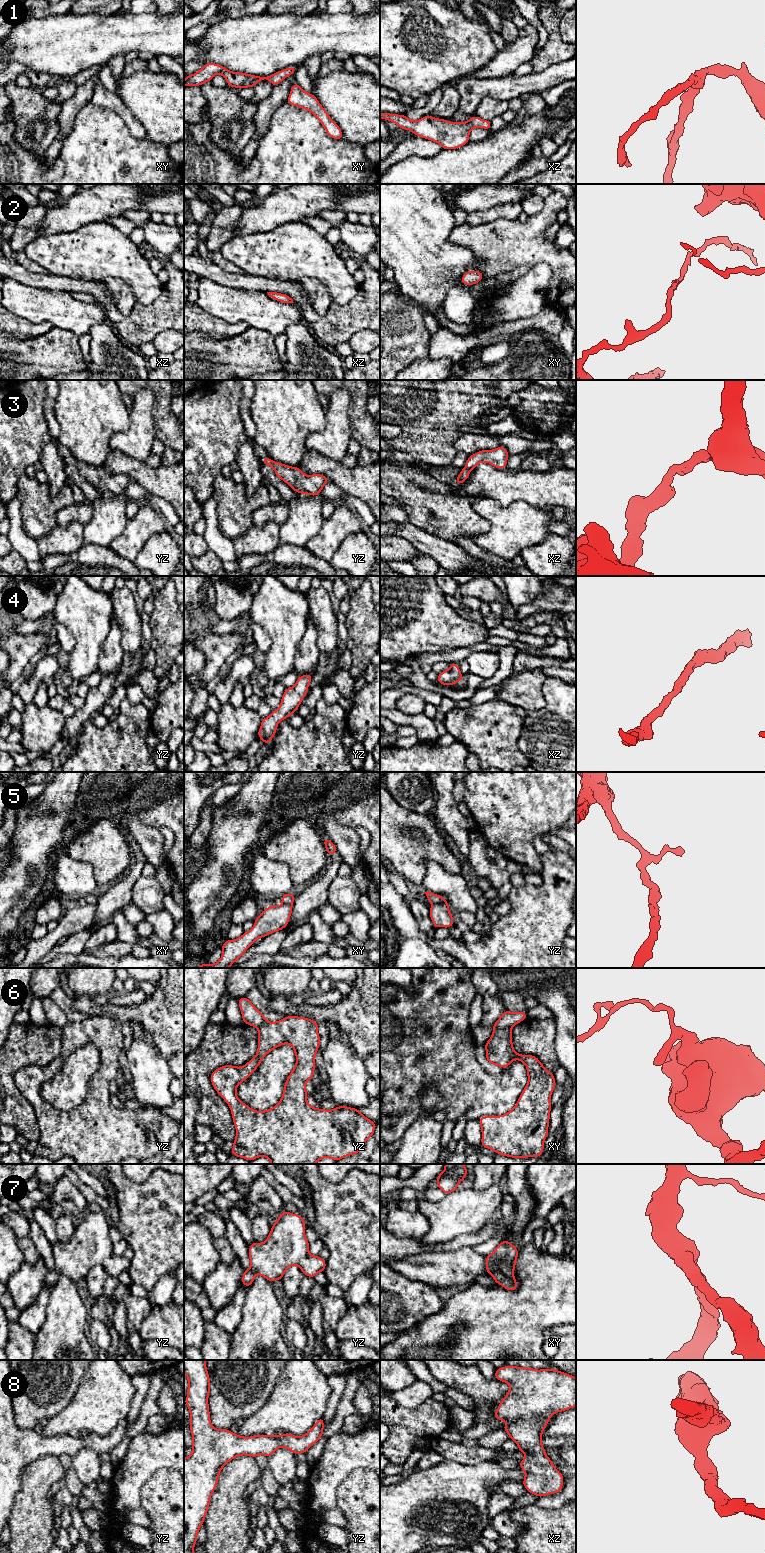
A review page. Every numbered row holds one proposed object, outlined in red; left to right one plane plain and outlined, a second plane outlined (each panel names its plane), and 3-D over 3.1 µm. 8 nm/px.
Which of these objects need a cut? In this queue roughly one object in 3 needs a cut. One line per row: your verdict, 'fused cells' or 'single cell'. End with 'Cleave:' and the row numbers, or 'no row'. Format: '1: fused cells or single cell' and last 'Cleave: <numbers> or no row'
1: single cell
2: fused cells
3: single cell
4: single cell
5: fused cells
6: fused cells
7: single cell
8: single cell
Cleave: 2, 5, 6

